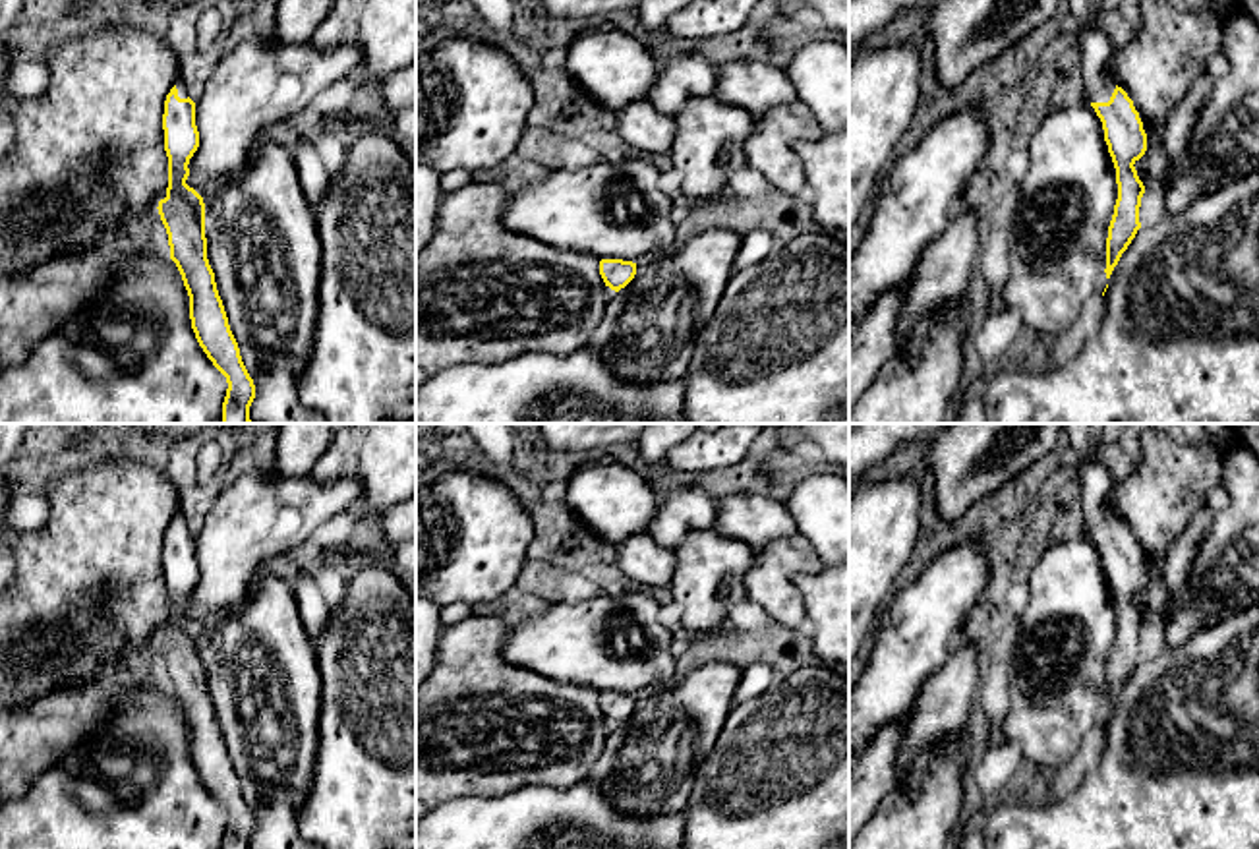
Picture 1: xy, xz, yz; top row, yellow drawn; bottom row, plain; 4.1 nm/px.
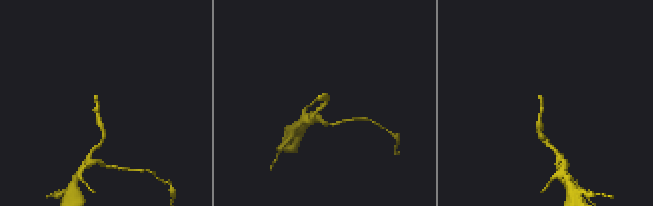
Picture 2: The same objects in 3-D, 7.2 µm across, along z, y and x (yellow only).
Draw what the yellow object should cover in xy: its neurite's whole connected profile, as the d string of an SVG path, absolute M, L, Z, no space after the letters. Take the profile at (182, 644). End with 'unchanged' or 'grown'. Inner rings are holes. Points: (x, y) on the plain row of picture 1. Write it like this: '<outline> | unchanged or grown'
M182 511L166 528L162 563L168 621L157 642L168 667L170 692L176 696L190 729L195 772L213 799L226 810L222 849L249 849L255 818L242 795L207 692L203 630L186 617L190 592L199 580L199 565L195 536L188 530Z | grown

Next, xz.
M601 692L600 708L611 723L619 725L625 721L636 708L636 696L623 692Z | unchanged

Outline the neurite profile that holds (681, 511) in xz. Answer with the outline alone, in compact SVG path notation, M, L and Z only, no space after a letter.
M677 487L659 501L648 536L671 551L694 530L714 530L717 501L704 487Z

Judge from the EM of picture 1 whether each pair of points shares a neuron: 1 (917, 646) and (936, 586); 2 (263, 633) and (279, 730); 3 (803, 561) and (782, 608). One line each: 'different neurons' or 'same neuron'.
1: same neuron
2: same neuron
3: same neuron

